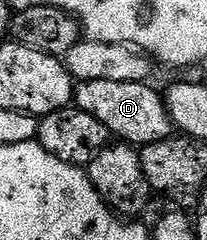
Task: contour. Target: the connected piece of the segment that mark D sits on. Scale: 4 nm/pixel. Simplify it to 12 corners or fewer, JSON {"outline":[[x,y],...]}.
{"outline":[[84,80],[73,103],[131,146],[171,139],[149,83]]}

